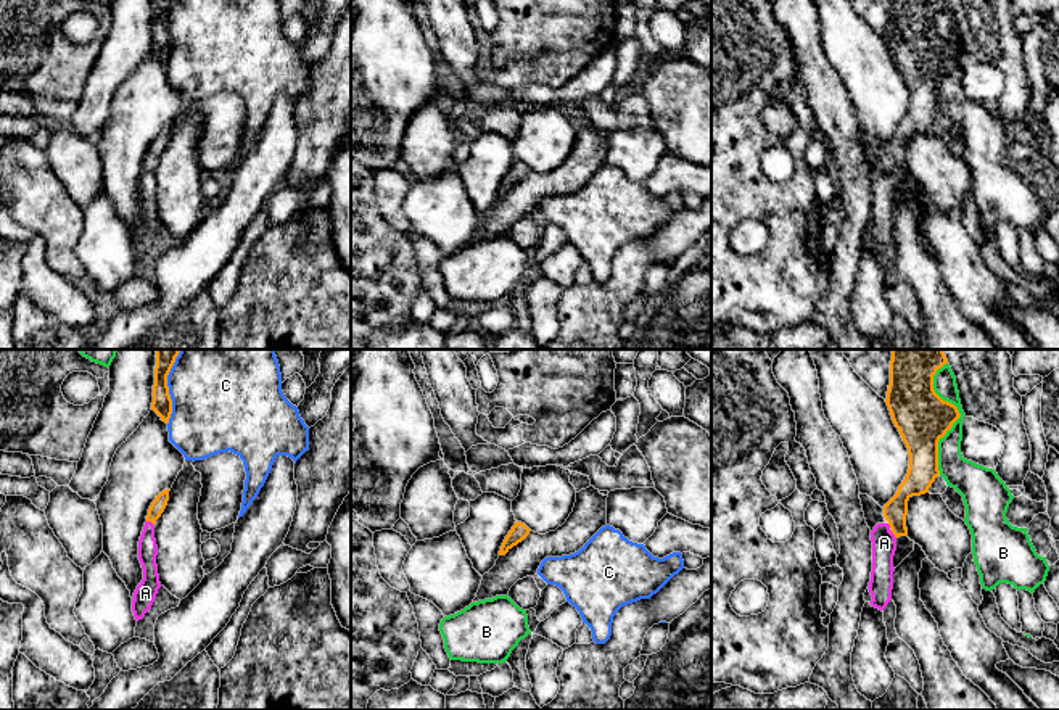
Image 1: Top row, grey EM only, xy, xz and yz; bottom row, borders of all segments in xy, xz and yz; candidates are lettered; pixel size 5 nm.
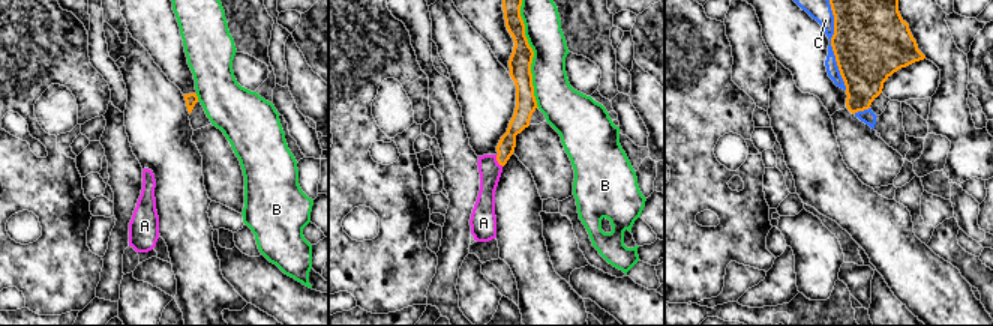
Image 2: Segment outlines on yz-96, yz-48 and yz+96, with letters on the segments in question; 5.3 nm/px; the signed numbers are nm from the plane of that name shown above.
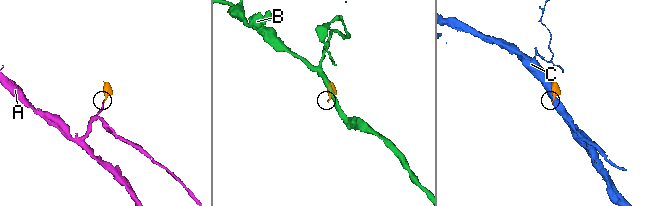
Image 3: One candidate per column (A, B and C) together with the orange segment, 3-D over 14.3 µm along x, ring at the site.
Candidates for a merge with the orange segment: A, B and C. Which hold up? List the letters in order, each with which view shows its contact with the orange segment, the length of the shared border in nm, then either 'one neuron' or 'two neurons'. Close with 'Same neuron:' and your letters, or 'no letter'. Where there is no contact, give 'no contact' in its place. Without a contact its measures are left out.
A: xy | 50 nm | one neuron
B: yz | 550 nm | two neurons
C: xy | 380 nm | two neurons
Same neuron: A

